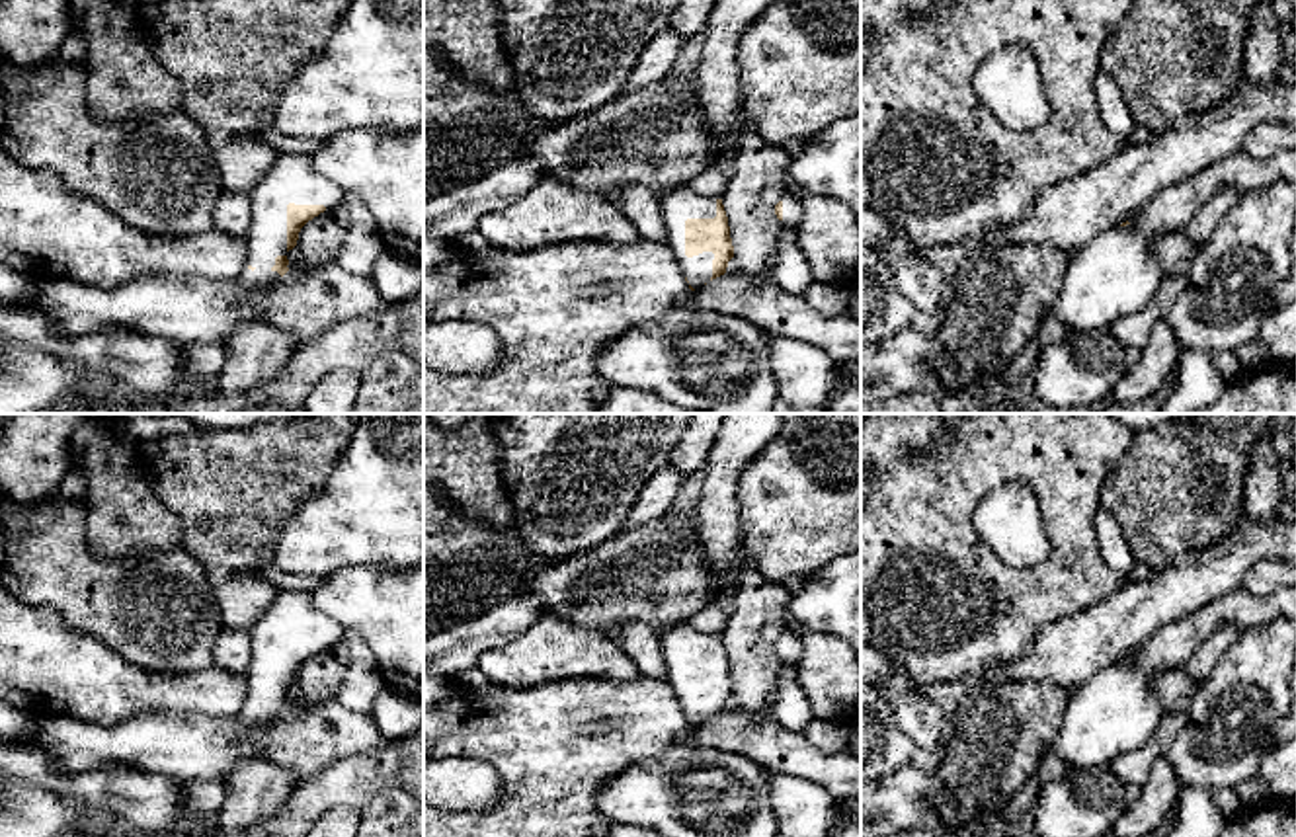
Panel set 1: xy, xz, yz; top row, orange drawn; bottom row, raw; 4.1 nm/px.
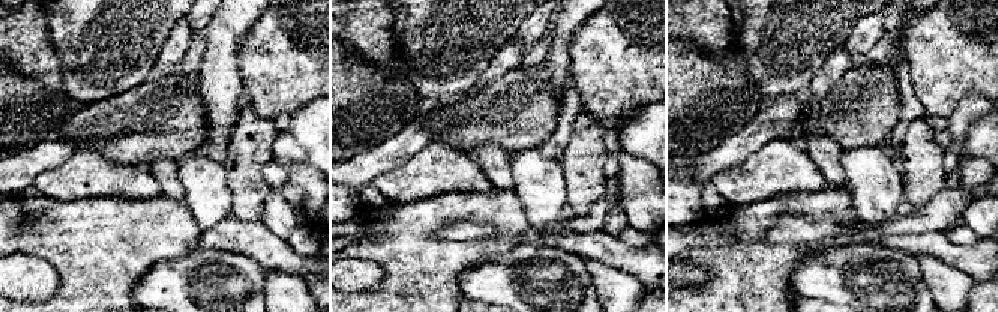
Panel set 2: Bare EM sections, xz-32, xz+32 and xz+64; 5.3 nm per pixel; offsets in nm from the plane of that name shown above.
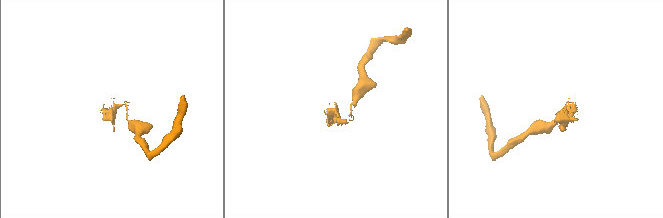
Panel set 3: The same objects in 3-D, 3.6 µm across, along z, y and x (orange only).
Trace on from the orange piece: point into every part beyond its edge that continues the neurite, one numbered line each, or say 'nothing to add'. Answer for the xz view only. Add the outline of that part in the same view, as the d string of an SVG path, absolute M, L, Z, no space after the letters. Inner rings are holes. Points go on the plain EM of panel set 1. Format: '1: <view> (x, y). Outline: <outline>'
1: xz (680, 640). Outline: M687 620L668 626L660 632L660 650L668 669L668 683L673 689L689 722L697 728L712 714L712 689L699 693L685 693L685 658L687 656L714 656L716 636L701 632Z

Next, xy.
1: xy (291, 615). Outline: M308 589L279 591L250 632L246 700L234 718L248 730L279 720L273 708L277 693L287 691L287 642L344 644L345 626L310 603Z

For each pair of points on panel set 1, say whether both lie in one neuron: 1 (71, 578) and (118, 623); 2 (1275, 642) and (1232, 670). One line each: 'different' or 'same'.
1: same
2: same

